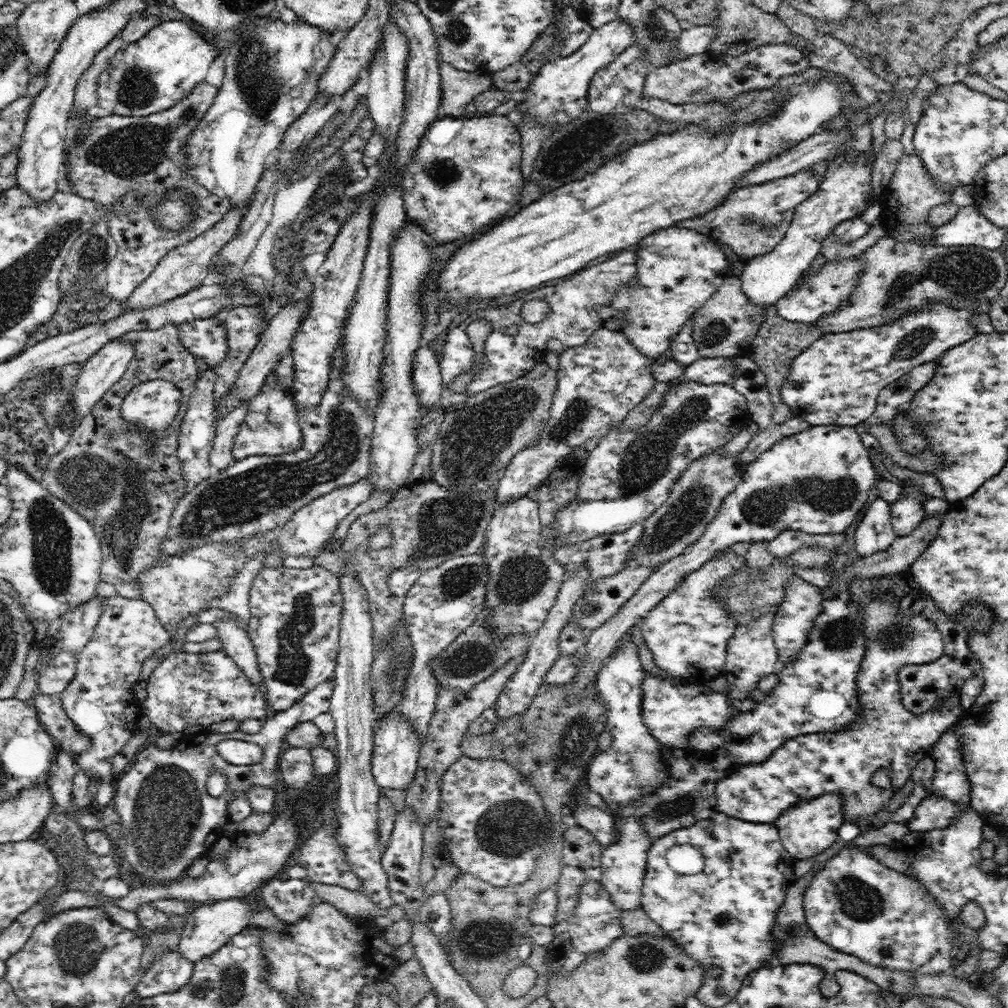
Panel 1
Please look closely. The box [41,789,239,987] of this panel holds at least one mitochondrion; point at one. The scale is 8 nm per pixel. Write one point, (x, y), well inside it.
(77, 948)

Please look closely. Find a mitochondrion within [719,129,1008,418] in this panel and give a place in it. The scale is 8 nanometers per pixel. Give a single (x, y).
(966, 274)

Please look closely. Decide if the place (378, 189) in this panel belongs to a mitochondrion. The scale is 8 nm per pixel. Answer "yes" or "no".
no

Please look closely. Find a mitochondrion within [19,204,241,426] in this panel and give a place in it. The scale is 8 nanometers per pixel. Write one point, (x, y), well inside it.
(94, 253)

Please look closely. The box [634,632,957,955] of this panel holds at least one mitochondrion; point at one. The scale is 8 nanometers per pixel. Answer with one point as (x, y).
(861, 900)

